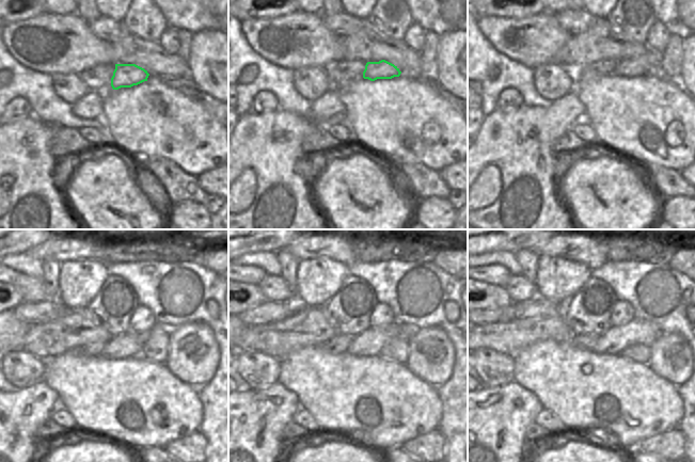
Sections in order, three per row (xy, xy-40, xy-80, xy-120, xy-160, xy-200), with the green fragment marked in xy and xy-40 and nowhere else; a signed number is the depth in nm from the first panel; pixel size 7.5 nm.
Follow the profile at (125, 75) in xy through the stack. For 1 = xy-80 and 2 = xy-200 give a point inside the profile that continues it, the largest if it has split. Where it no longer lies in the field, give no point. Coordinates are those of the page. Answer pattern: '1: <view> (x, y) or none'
1: xy-80 (642, 65)
2: xy-200 (615, 339)

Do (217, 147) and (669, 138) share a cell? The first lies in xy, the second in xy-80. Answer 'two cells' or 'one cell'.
two cells

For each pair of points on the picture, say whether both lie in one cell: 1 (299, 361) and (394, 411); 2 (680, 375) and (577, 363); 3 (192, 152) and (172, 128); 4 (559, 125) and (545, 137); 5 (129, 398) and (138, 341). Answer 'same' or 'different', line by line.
1: same
2: different
3: different
4: different
5: different

